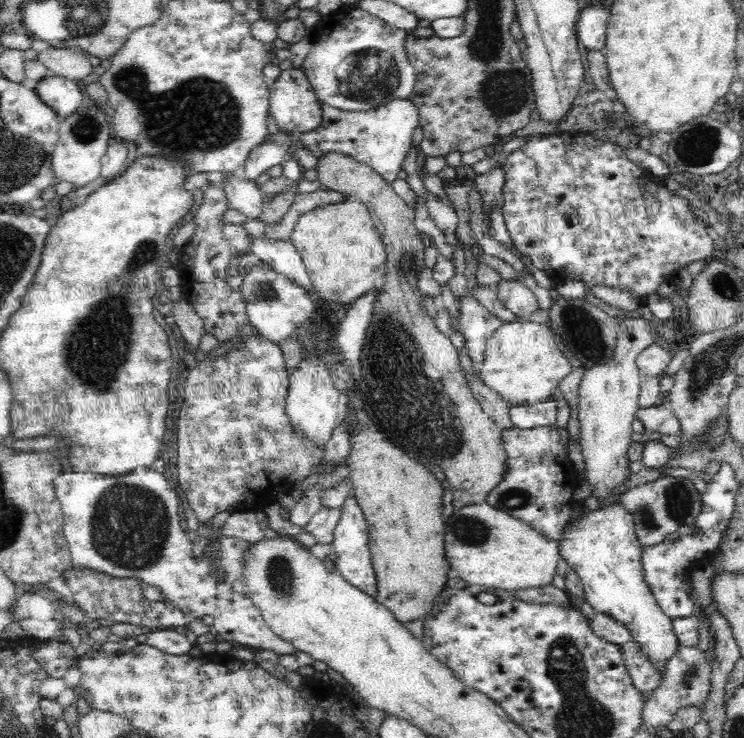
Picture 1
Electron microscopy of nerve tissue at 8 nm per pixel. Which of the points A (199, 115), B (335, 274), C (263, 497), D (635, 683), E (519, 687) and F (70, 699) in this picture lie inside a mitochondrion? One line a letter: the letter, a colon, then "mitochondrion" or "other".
A: mitochondrion
B: other
C: other
D: other
E: other
F: other

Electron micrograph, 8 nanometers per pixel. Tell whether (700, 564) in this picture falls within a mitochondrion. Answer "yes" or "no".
no

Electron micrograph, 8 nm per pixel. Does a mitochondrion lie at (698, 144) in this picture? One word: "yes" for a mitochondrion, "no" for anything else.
yes

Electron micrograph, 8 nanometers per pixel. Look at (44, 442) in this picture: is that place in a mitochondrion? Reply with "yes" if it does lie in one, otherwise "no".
no

